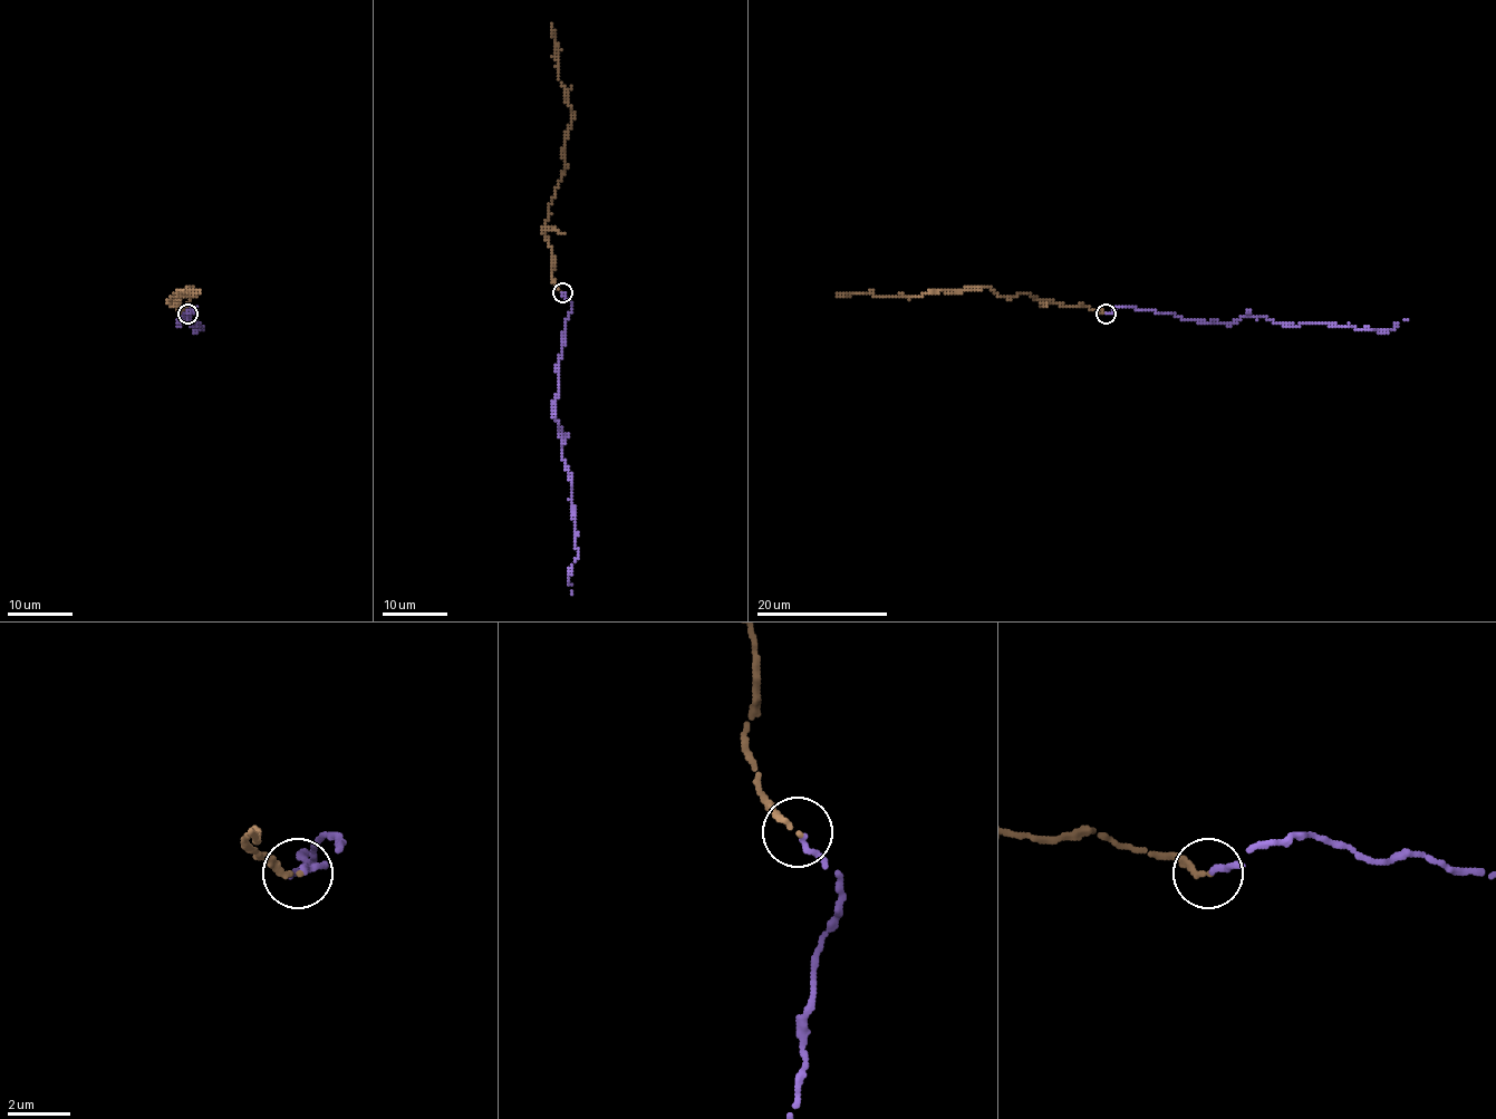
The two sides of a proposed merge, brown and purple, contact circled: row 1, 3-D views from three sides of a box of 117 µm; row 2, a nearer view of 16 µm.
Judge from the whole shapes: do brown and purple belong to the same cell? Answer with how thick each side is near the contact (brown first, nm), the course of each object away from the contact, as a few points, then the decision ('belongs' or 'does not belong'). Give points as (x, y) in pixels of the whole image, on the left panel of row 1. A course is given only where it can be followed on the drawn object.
180 nm thick on the brown side, 200 nm on the other; brown runs (187, 314), (170, 300), (174, 295), (180, 297), (187, 288), (198, 291), (192, 297), (176, 295); purple runs (187, 312), (194, 306), (180, 325), (186, 316), (202, 328), (195, 331), (198, 319); belongs

